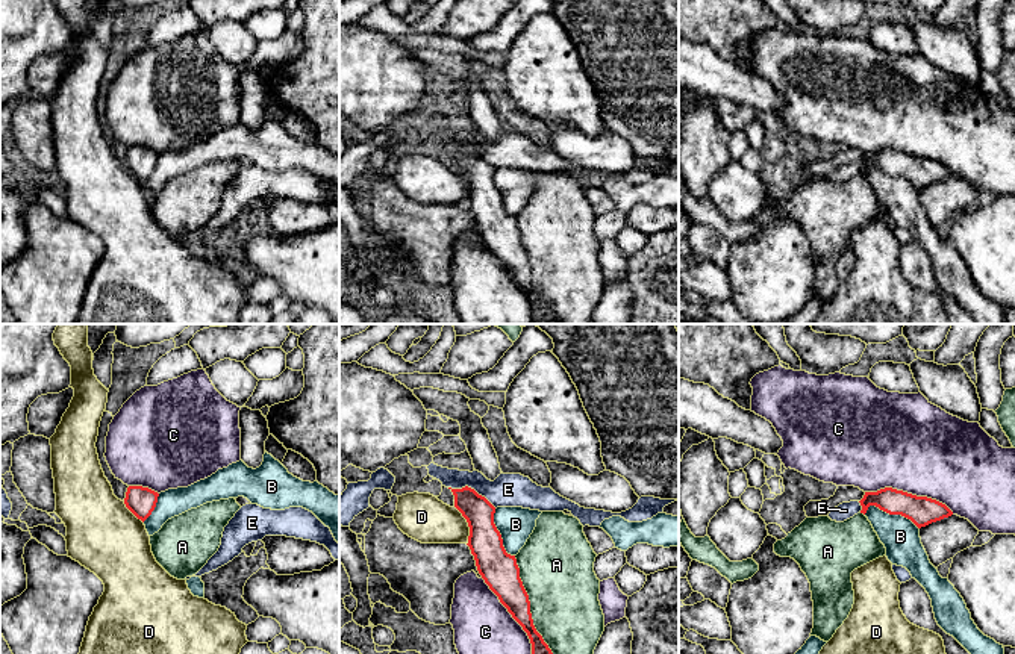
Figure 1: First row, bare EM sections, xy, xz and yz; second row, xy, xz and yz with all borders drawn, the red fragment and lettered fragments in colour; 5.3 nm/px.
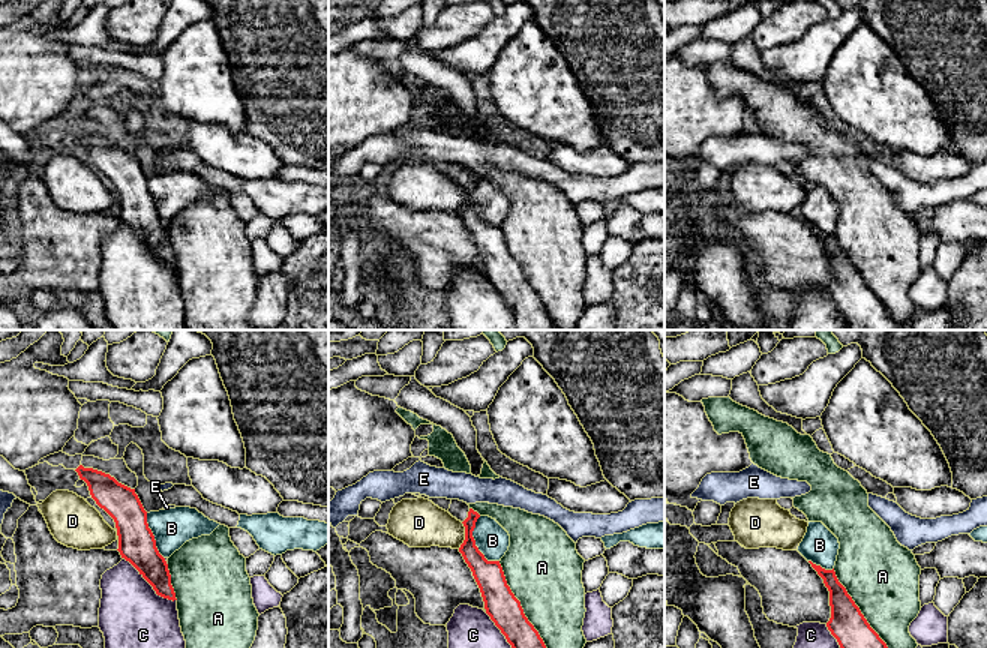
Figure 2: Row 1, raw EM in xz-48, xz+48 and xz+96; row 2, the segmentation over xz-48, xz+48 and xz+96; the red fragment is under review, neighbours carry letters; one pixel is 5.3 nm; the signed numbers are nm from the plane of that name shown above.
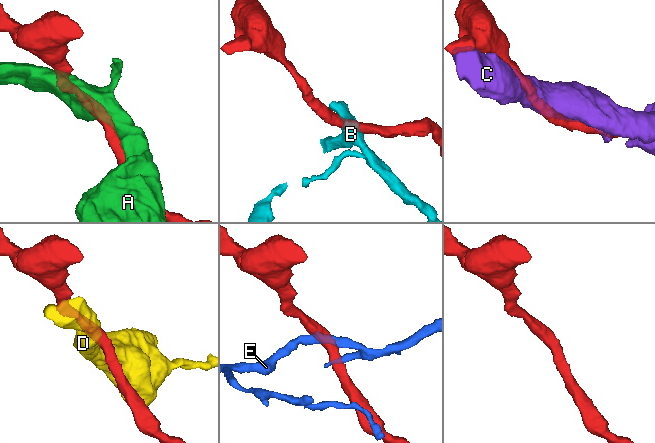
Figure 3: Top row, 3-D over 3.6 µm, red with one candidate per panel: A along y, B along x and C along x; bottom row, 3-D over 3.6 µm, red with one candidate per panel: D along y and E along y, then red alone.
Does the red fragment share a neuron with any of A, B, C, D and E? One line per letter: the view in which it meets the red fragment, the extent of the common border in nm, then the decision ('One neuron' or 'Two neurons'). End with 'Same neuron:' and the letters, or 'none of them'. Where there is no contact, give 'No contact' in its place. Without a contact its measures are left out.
A: Touches red in xz. Shared border 600 nm. Two neurons
B: Touches red in yz. Shared border 300 nm. Two neurons
C: Touches red in yz. Shared border 480 nm. Two neurons
D: Touches red in xz. Shared border 220 nm. Two neurons
E: Touches red in xz. Shared border 280 nm. Two neurons
Same neuron: none of them

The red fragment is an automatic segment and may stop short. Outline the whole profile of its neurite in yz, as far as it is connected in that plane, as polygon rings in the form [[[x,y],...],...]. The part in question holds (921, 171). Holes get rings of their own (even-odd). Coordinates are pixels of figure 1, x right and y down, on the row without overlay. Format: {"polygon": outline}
{"polygon": [[[892,148],[865,153],[859,164],[862,167],[860,174],[864,176],[870,167],[876,167],[889,176],[901,176],[910,180],[918,189],[953,176],[945,165],[936,160],[917,157]]]}

